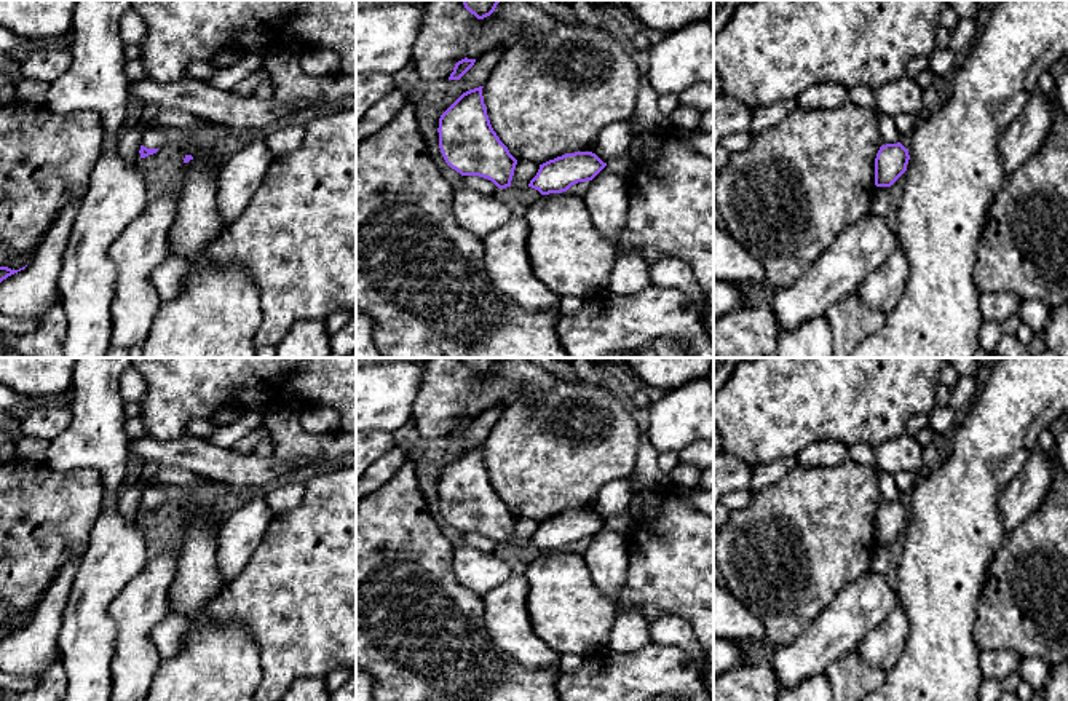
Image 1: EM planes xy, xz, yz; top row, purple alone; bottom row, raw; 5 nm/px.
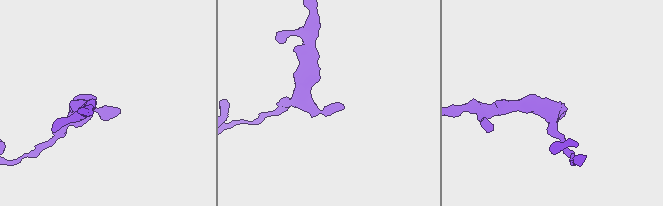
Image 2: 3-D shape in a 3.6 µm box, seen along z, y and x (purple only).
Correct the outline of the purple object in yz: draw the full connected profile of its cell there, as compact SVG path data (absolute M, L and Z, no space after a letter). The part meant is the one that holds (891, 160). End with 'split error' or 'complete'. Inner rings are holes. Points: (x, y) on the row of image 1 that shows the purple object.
M900 142L881 145L875 158L875 185L891 187L905 171L910 155Z; complete

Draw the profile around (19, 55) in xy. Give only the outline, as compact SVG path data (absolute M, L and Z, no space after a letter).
M64 34L56 40L48 40L46 43L35 43L32 48L16 48L13 51L8 51L8 57L18 62L19 65L22 65L22 62L29 57L29 54L34 50L45 48L45 46L69 50L70 45L72 45L70 34Z

